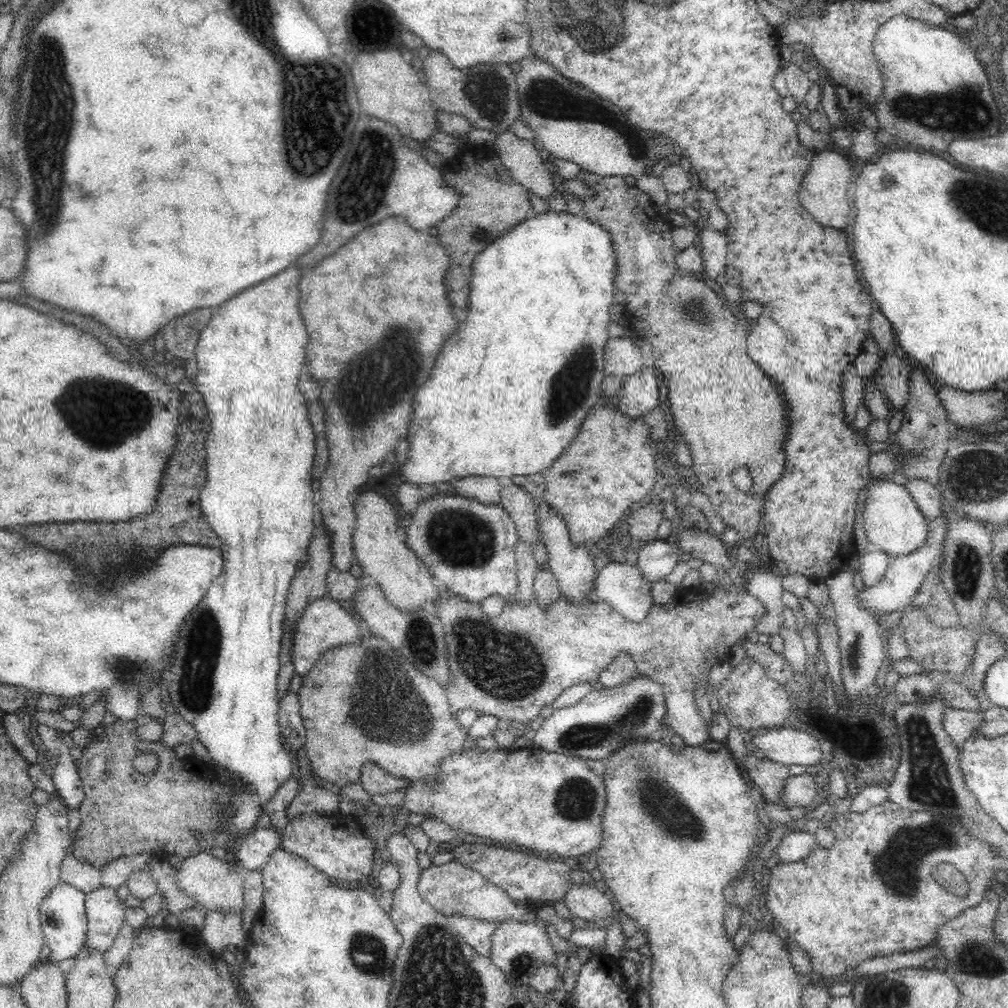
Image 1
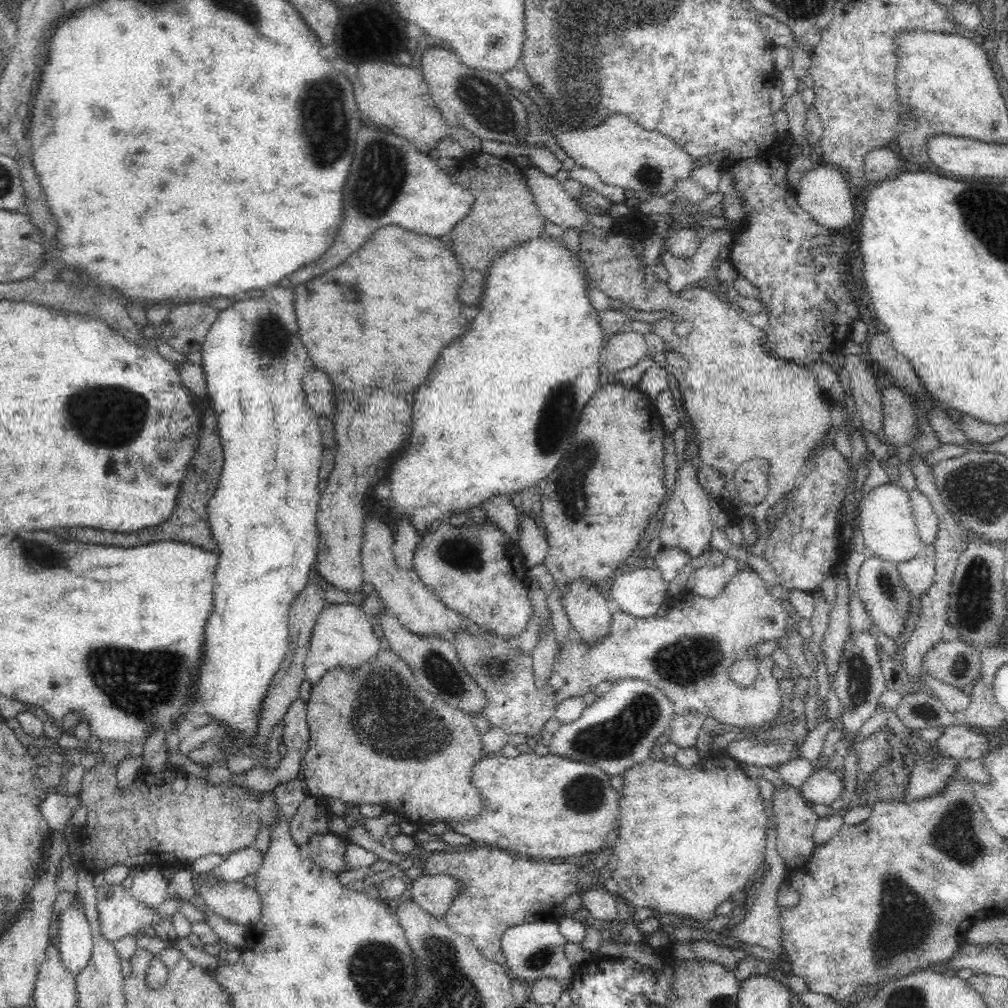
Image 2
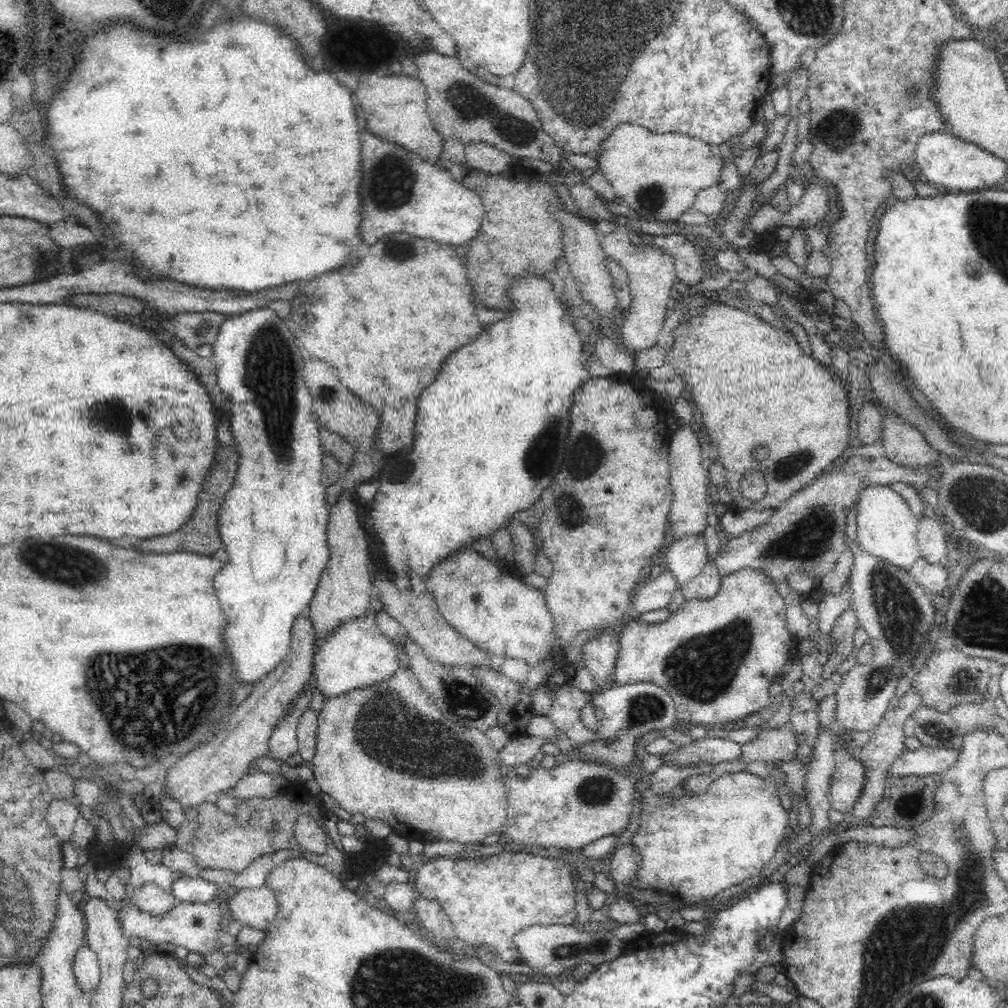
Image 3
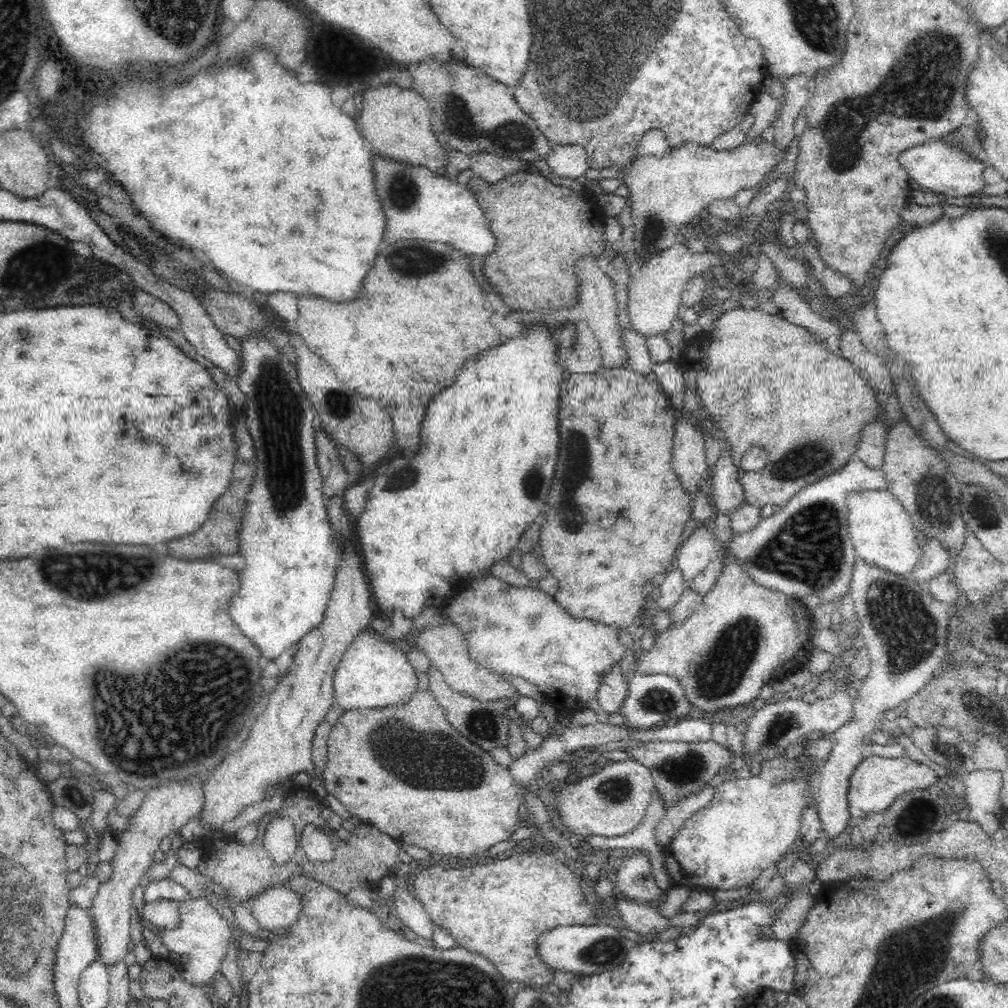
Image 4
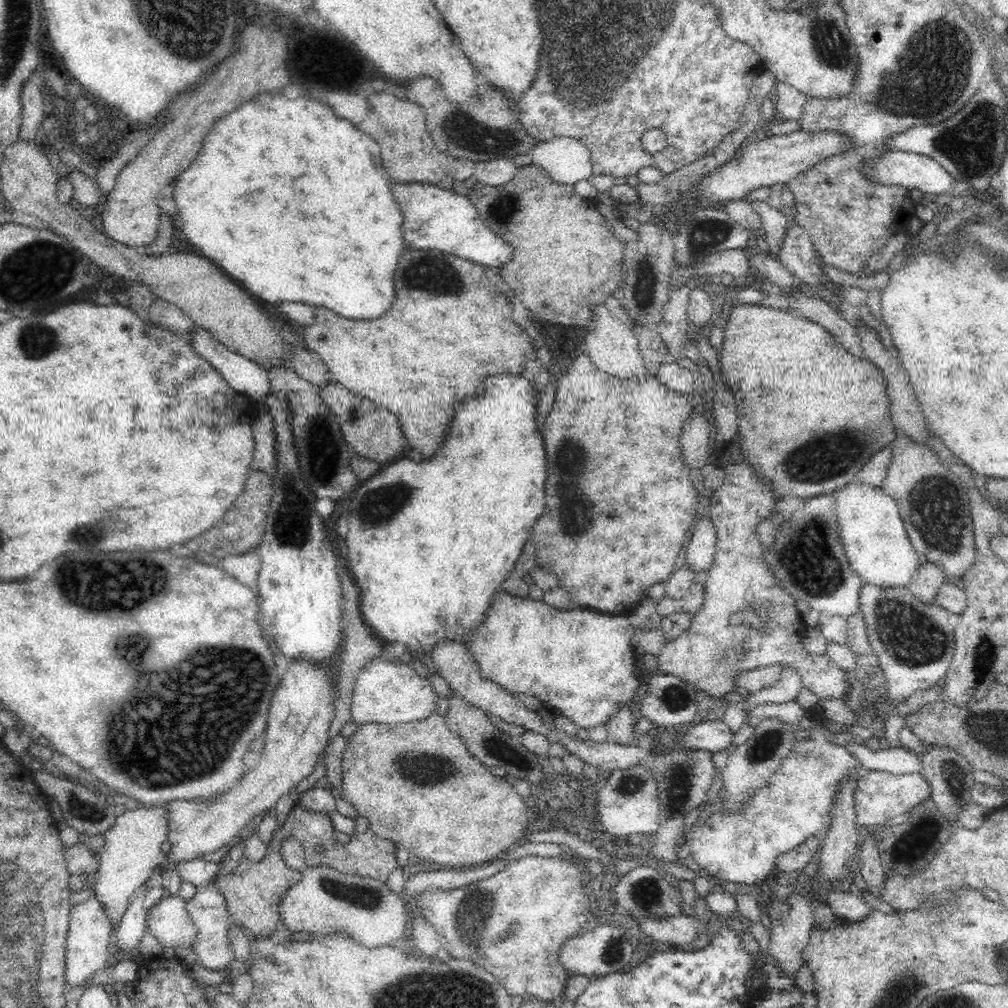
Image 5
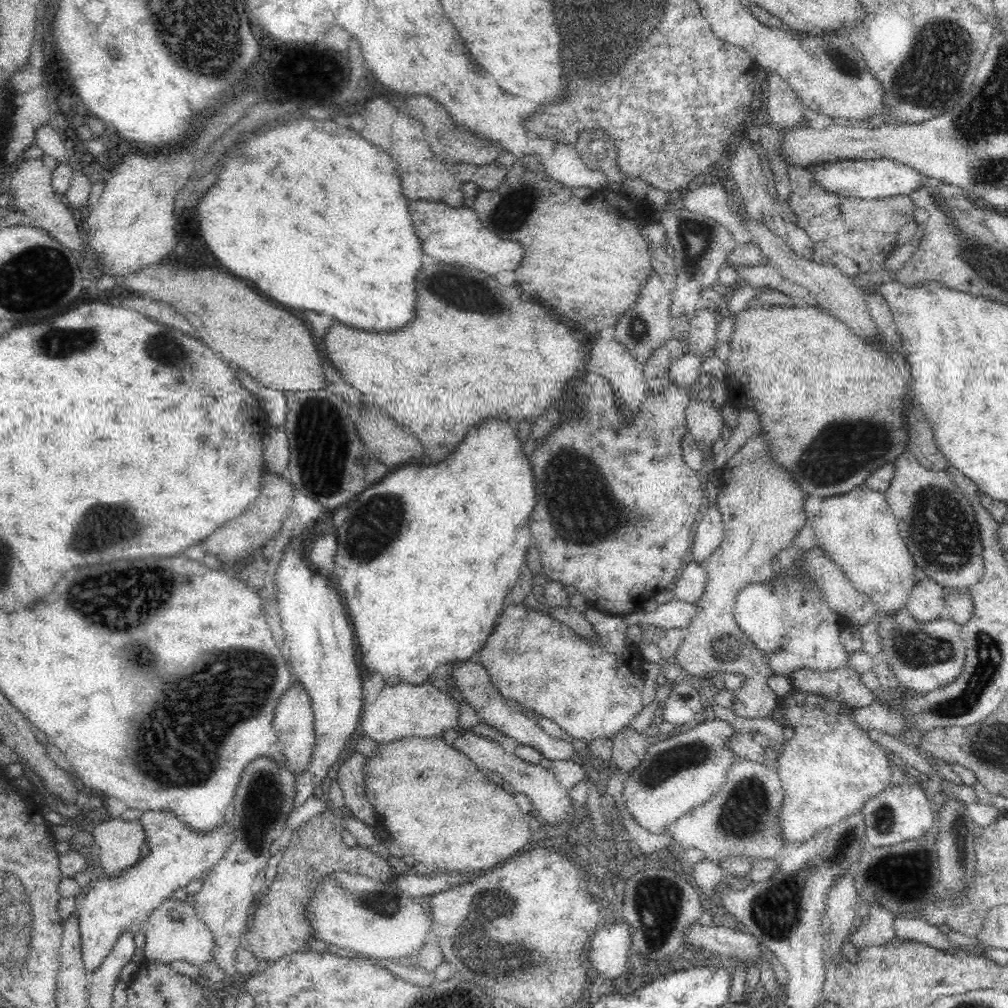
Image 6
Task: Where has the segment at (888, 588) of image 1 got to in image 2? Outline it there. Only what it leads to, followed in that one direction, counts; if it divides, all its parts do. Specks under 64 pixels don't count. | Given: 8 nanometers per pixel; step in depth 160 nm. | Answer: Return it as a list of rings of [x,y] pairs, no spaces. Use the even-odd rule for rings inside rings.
[[[923,545],[921,550],[912,560],[896,564],[905,586],[914,597],[923,595],[936,576],[935,547]]]

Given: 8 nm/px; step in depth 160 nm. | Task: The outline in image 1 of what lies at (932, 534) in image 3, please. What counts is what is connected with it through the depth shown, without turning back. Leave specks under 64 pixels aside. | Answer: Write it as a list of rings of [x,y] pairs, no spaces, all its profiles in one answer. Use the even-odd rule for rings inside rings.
[[[910,479],[905,490],[910,493],[912,501],[924,516],[927,525],[932,524],[940,515],[942,494],[939,490],[924,479]]]

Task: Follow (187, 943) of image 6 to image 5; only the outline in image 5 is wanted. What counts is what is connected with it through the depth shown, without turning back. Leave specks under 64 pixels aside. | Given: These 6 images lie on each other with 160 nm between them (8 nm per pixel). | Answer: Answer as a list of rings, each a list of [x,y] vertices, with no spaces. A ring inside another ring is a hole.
[[[179,894],[163,896],[150,908],[147,931],[171,958],[174,958],[176,949],[191,948],[197,937],[197,928],[189,917],[187,902]]]

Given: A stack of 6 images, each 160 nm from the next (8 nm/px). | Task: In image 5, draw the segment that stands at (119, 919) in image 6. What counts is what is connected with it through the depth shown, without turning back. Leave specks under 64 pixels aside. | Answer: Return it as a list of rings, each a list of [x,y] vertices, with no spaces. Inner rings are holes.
[[[296,659],[290,662],[286,675],[281,677],[281,681],[272,695],[264,732],[265,749],[260,756],[259,765],[251,769],[246,767],[246,774],[240,779],[238,784],[234,785],[227,793],[218,795],[207,805],[206,803],[184,800],[160,804],[160,807],[164,809],[164,813],[166,813],[166,821],[168,821],[166,841],[169,843],[170,848],[166,854],[161,855],[158,866],[154,868],[148,880],[143,883],[146,889],[151,887],[153,883],[159,883],[162,876],[176,872],[180,863],[202,859],[206,854],[216,852],[222,846],[228,846],[246,824],[251,822],[254,815],[272,808],[279,798],[282,798],[288,791],[300,784],[302,780],[306,780],[308,776],[312,775],[318,756],[320,756],[320,752],[324,750],[327,744],[327,734],[334,718],[334,706],[337,695],[338,692],[332,687],[330,677],[328,677],[328,673],[324,669],[320,669],[318,665],[314,665],[314,663],[304,659]],[[92,891],[84,902],[71,907],[65,958],[66,983],[70,987],[84,984],[96,970],[106,968],[108,942],[112,936],[112,928],[114,926],[95,892]]]

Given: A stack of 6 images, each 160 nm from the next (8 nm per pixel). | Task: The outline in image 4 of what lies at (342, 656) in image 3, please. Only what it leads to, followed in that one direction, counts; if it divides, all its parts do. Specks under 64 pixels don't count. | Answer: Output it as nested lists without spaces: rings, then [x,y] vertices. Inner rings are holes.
[[[359,634],[342,657],[333,681],[338,706],[344,711],[356,709],[387,709],[403,707],[418,691],[418,674],[400,651],[400,646],[388,645],[373,636]]]

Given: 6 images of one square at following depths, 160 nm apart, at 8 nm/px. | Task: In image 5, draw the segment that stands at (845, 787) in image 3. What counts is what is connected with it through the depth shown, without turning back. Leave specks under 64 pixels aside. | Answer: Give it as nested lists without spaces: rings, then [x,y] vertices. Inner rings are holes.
[[[868,771],[857,780],[854,791],[854,806],[858,824],[868,830],[883,829],[890,819],[909,812],[929,798],[930,786],[921,773],[893,775],[889,772]]]

